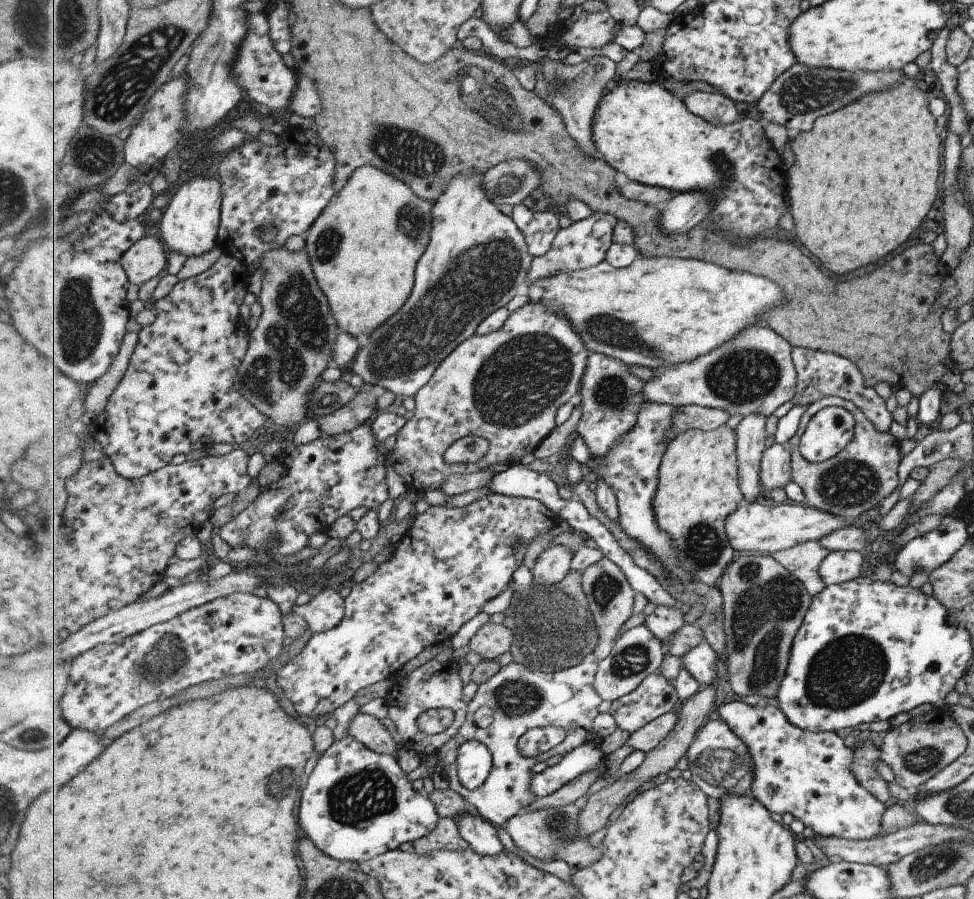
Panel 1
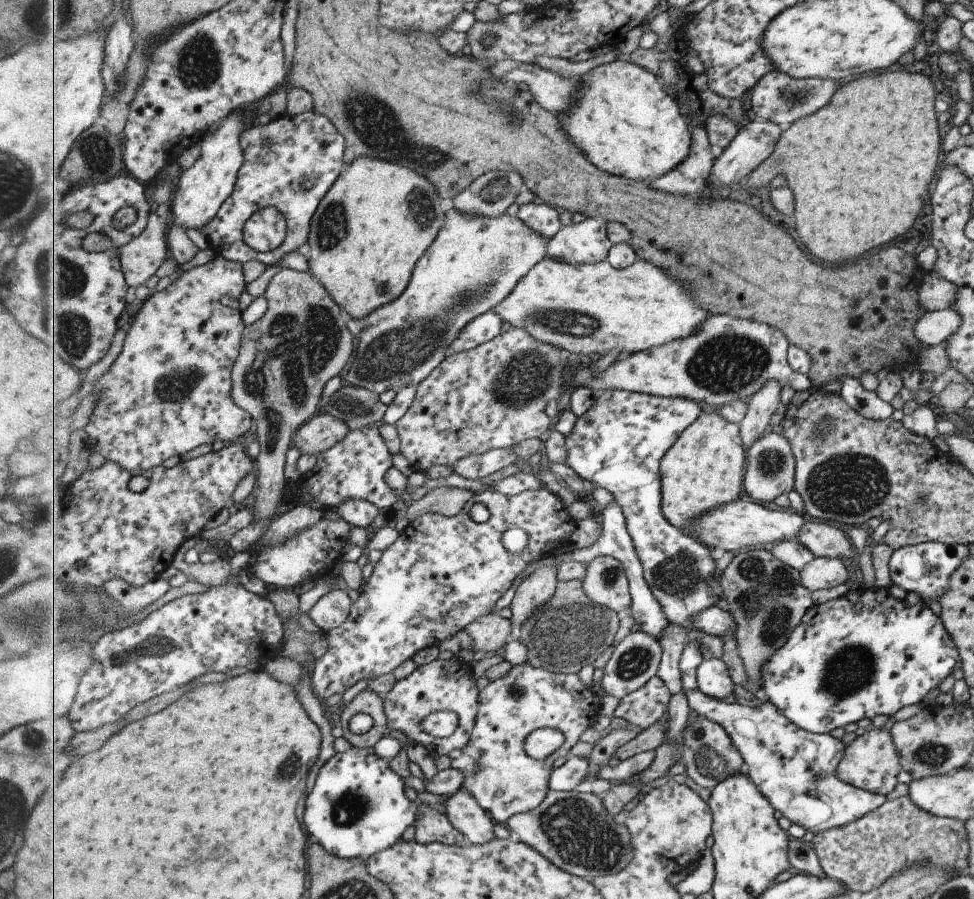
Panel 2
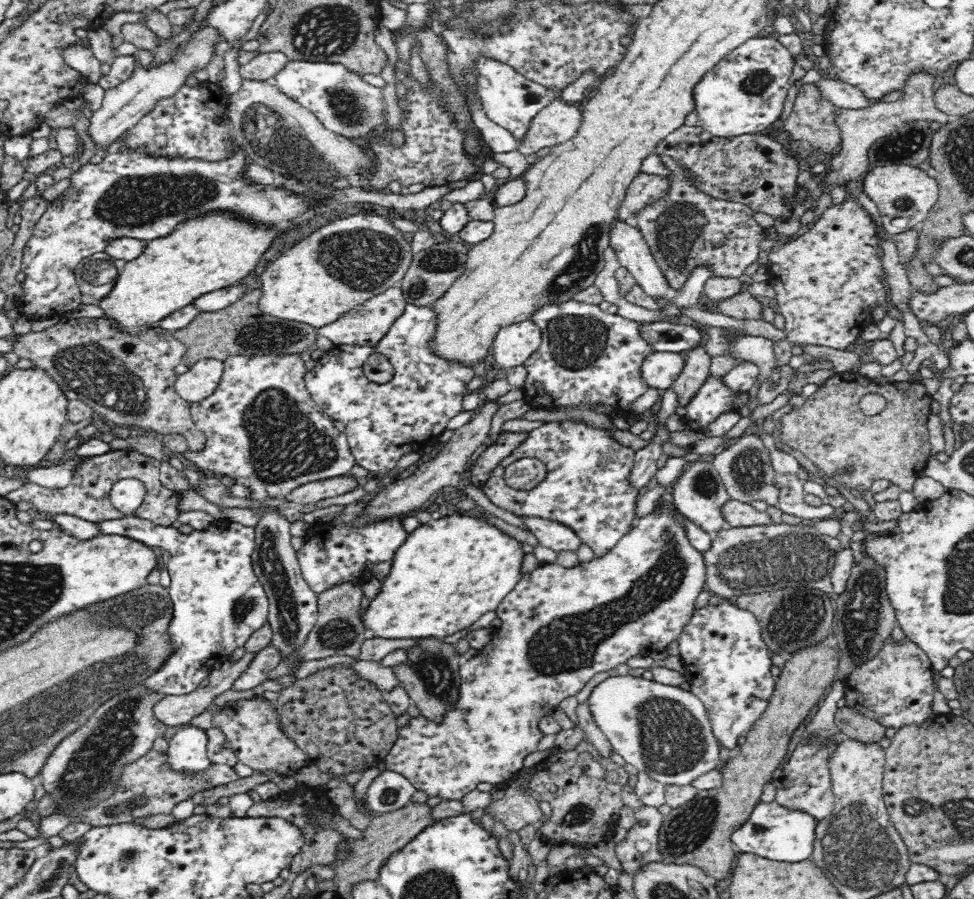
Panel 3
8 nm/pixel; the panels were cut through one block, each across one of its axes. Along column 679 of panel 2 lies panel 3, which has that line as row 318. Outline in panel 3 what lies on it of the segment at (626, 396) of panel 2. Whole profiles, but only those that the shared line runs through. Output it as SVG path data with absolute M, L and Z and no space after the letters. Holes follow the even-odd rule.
M572 299L569 302L540 306L528 319L539 326L541 331L540 347L523 364L527 369L527 378L522 388L524 400L533 409L550 410L565 405L578 407L585 403L604 403L616 409L618 416L627 417L629 405L649 389L642 379L640 366L653 350L640 335L640 323L626 320L616 313L606 314L598 305ZM407 304L404 312L394 321L388 334L382 338L378 348L368 346L334 345L318 360L316 366L305 374L305 385L313 400L334 420L345 423L349 447L358 466L369 470L371 476L397 470L396 464L410 452L420 452L440 437L448 421L462 411L463 398L470 392L468 382L474 378L473 367L459 360L448 360L437 354L436 338L437 312L432 306ZM373 353L384 355L393 366L393 377L389 382L378 384L368 381L362 371L364 362Z

